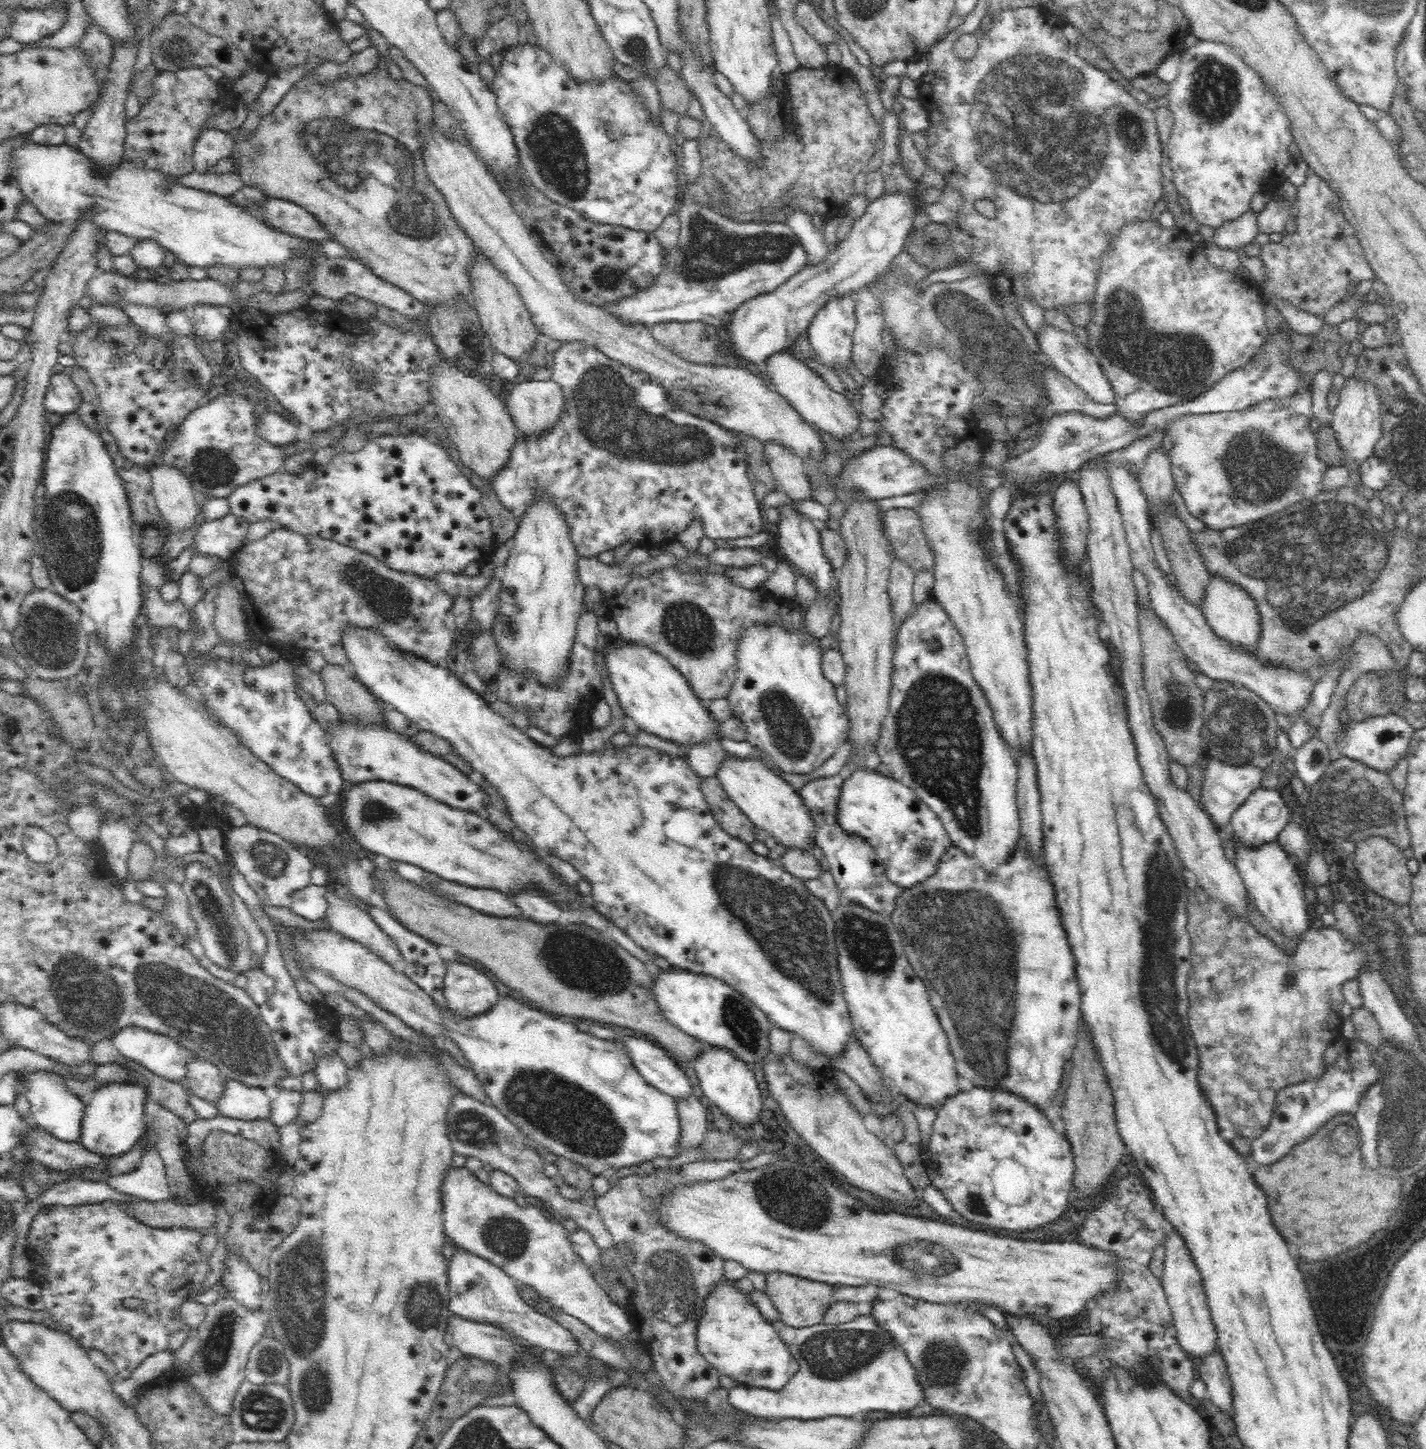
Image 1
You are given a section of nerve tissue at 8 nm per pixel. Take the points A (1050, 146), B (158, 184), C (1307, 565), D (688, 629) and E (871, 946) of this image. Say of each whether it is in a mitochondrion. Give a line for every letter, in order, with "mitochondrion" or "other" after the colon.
A: mitochondrion
B: mitochondrion
C: mitochondrion
D: mitochondrion
E: mitochondrion

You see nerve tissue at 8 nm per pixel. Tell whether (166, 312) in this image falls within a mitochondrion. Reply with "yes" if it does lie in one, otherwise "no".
no

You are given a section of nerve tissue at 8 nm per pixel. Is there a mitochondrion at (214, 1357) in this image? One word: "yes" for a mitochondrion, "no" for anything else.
yes

